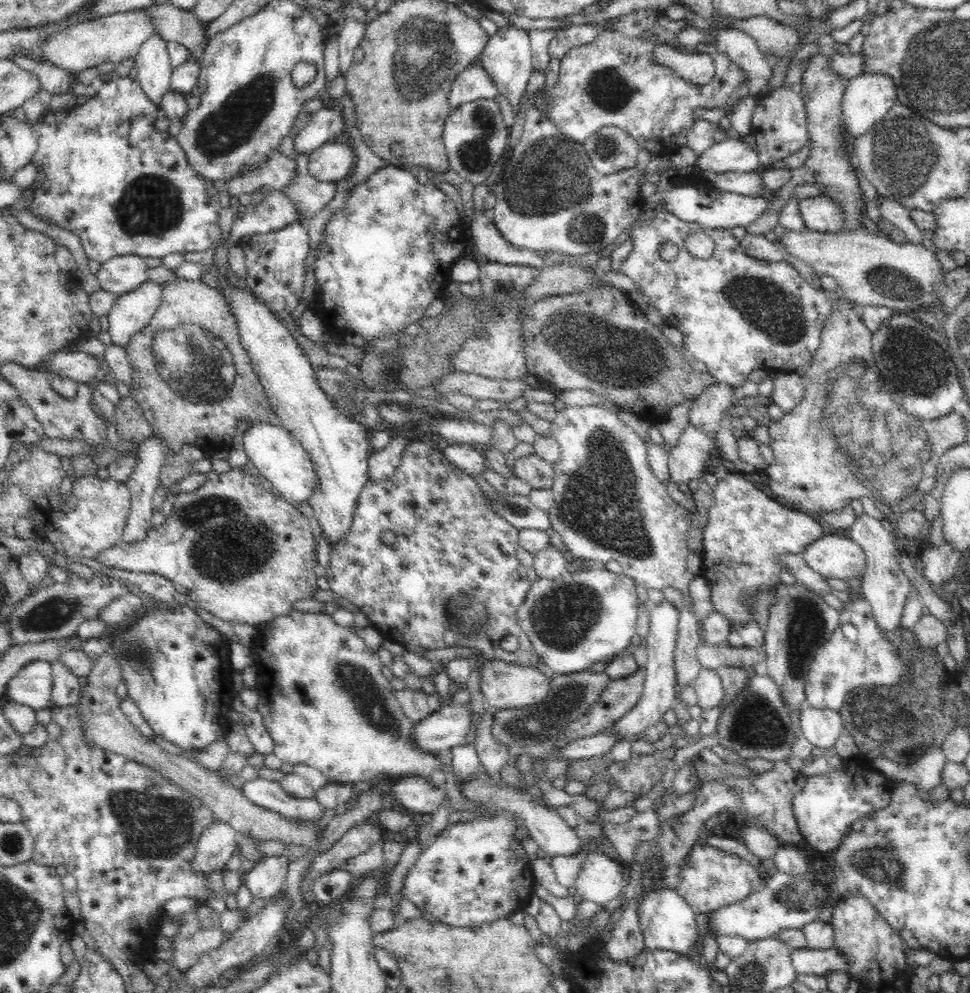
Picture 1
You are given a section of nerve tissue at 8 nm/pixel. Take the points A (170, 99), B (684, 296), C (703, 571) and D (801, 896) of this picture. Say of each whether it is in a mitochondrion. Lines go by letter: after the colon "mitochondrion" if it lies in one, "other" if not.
A: other
B: other
C: other
D: mitochondrion

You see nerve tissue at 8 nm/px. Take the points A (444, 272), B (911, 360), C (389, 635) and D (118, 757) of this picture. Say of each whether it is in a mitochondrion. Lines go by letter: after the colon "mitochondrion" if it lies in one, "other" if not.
A: other
B: mitochondrion
C: other
D: other

